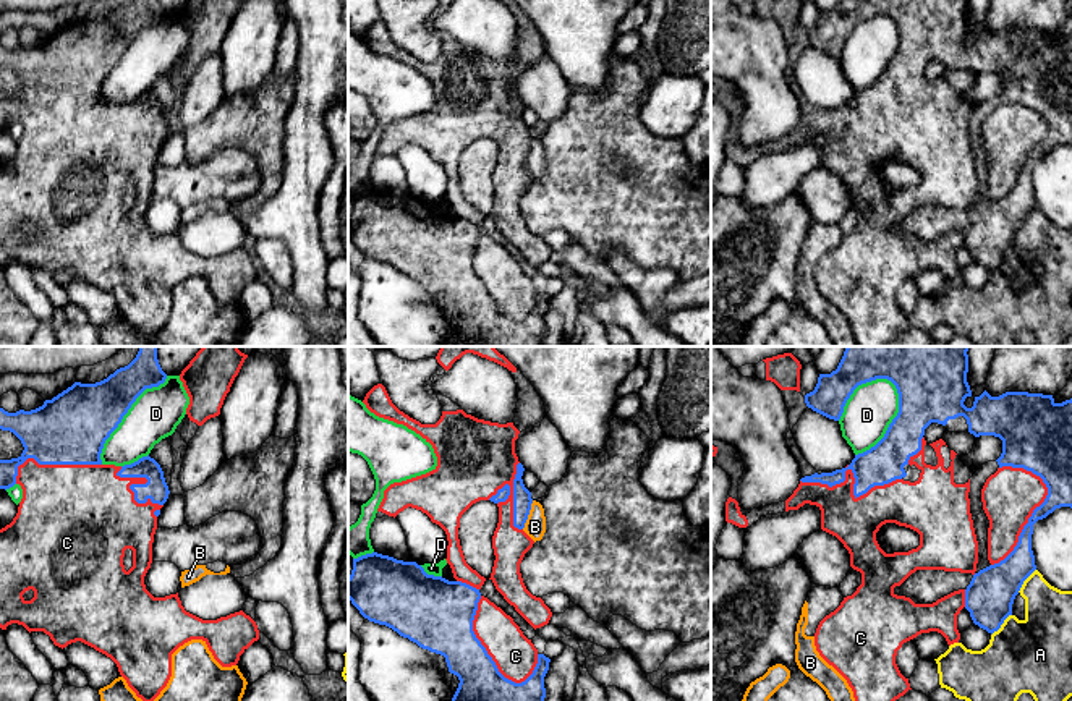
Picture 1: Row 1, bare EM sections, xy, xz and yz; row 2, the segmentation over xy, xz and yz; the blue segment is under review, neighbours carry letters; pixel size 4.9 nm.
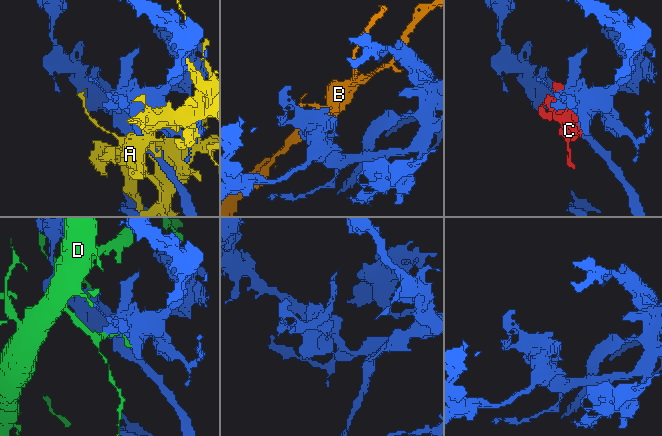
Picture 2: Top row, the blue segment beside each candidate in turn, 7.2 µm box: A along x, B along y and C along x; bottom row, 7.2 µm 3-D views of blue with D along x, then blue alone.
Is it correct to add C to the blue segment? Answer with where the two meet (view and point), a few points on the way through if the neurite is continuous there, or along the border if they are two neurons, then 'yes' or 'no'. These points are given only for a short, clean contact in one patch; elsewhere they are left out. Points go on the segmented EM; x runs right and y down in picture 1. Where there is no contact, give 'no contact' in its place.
contact yz (854, 476); yes

